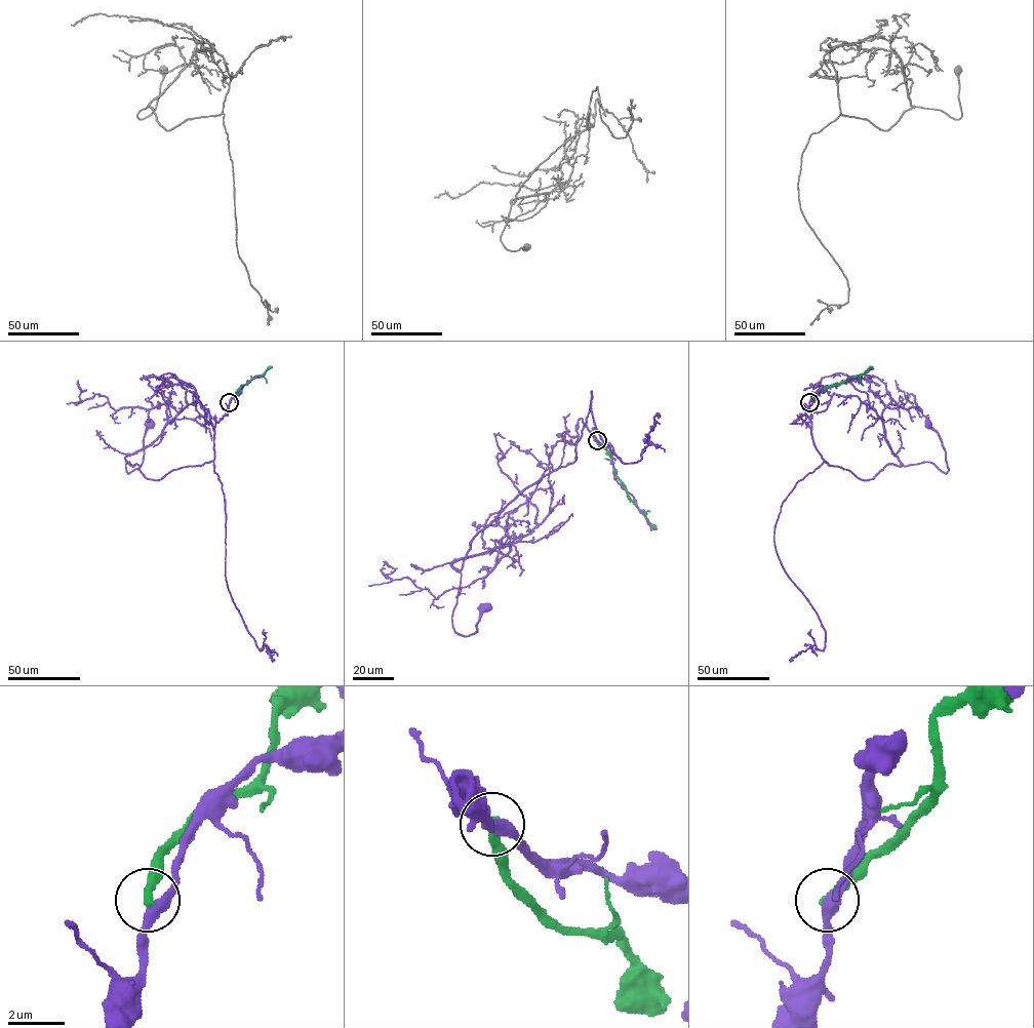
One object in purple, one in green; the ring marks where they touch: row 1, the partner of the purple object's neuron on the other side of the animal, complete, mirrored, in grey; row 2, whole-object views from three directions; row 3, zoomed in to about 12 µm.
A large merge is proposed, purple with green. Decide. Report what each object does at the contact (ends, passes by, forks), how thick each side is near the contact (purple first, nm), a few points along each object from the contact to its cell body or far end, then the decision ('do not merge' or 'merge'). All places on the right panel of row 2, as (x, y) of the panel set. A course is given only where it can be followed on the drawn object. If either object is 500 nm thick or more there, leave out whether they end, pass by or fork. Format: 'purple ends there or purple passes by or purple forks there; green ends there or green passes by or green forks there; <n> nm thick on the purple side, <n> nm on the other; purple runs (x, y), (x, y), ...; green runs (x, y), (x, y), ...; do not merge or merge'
purple passes by; green ends there; 360 nm thick on the purple side, 320 nm on the other; purple runs (809, 402), (793, 423), (808, 424), (829, 465), (864, 480), (889, 464), (930, 462), (946, 473), (928, 424); green runs (809, 402), (821, 388), (839, 385), (871, 367); do not merge

